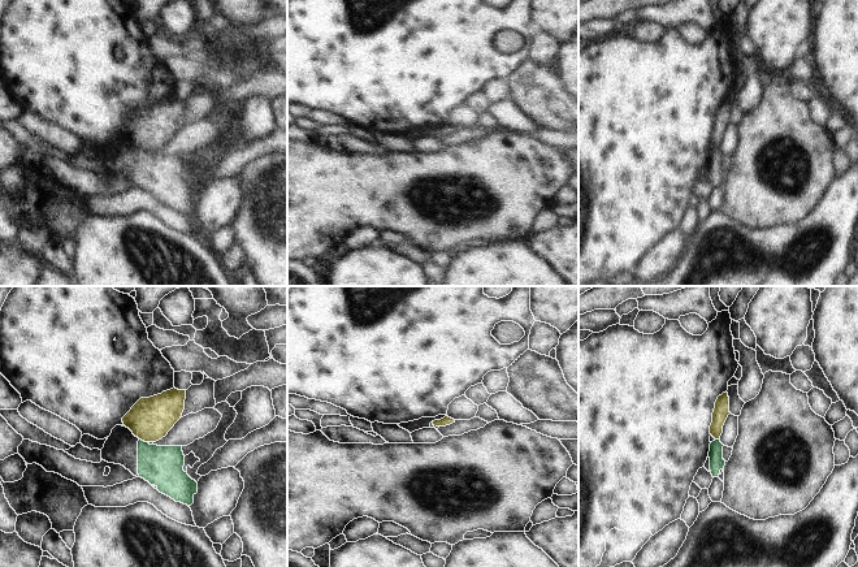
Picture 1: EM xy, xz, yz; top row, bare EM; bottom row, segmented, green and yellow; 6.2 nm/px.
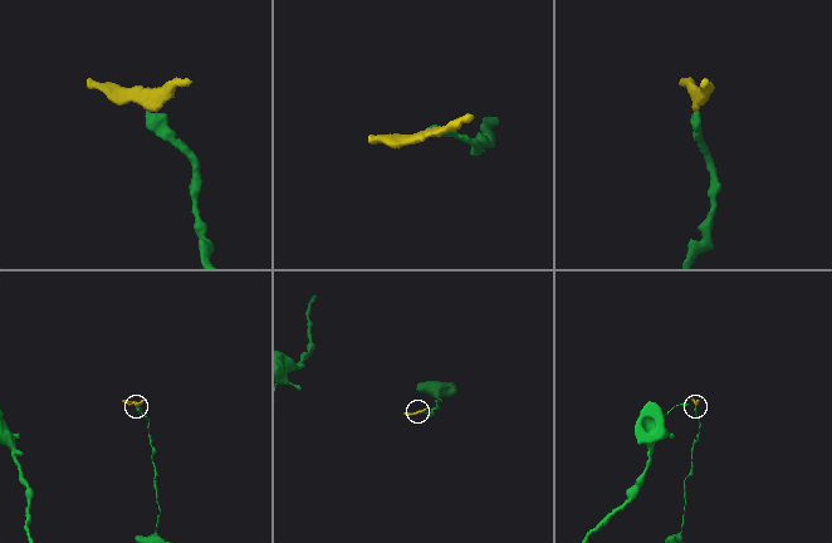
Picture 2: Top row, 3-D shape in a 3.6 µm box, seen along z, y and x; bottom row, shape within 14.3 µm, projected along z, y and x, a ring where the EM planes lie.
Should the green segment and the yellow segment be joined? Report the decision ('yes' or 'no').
no

